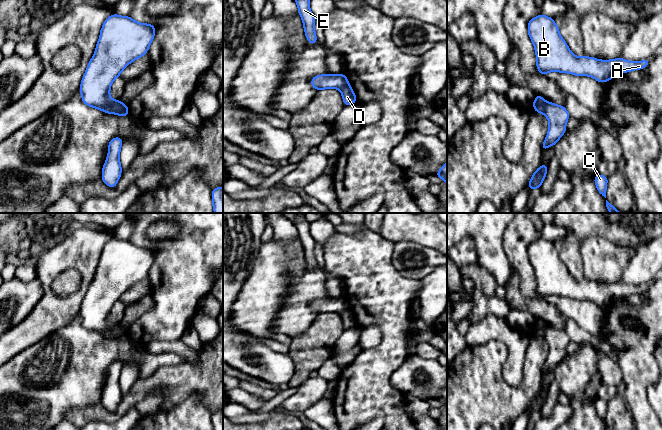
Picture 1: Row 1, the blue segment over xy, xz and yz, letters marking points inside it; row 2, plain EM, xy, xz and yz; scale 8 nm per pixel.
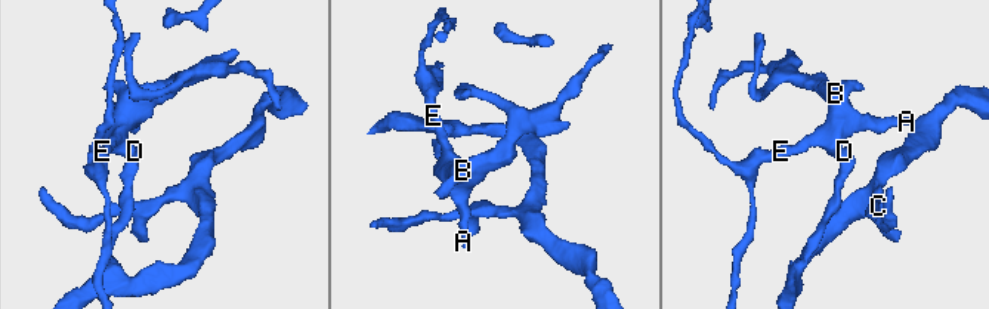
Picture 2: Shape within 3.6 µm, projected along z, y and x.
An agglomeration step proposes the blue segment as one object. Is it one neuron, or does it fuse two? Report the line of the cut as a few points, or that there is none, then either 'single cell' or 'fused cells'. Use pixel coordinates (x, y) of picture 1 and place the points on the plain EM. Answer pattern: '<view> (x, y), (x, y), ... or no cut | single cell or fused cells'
xy (121, 326), (116, 337) | fused cells

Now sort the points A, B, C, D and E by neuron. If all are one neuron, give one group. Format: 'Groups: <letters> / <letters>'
Groups: A B E / C D

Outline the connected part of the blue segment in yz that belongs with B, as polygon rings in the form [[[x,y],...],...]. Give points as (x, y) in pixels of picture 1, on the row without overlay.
[[[542,238],[528,246],[528,259],[535,272],[537,294],[541,299],[546,299],[548,296],[569,297],[580,301],[590,300],[602,307],[610,305],[614,299],[646,292],[650,287],[648,283],[633,286],[621,281],[611,284],[599,284],[584,279],[577,281],[571,276],[567,267],[560,259],[559,252],[553,242]]]

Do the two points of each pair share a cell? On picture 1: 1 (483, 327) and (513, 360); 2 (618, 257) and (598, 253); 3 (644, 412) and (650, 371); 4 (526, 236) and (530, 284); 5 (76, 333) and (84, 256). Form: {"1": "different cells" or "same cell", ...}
{"1": "same cell", "2": "same cell", "3": "same cell", "4": "same cell", "5": "different cells"}

